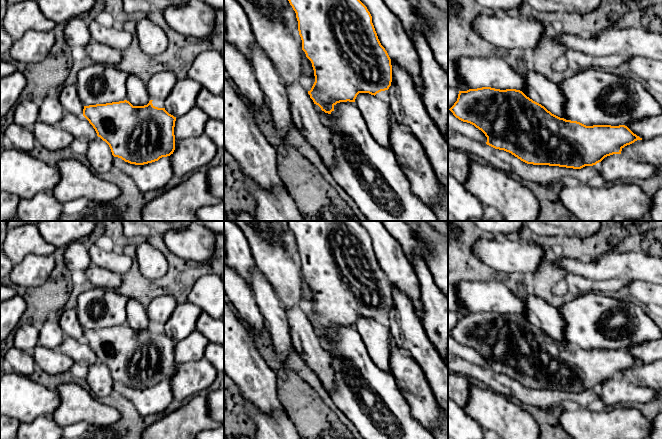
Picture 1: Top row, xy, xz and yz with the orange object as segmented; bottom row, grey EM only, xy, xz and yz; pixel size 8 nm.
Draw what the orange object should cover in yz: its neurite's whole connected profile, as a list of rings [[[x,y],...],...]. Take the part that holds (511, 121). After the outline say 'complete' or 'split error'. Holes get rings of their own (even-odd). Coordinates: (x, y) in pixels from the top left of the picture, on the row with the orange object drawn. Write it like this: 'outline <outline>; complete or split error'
outline [[[482,87],[459,91],[457,101],[449,110],[459,120],[481,130],[487,137],[487,145],[533,165],[581,169],[596,165],[607,156],[621,154],[625,146],[642,140],[625,125],[586,126],[560,118],[516,89]]]; complete

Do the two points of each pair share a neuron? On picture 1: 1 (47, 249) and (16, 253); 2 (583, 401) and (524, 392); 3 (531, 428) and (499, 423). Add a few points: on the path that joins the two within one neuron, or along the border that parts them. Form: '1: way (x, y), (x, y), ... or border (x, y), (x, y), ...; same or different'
1: way (39, 248), (24, 248); same
2: way (568, 396), (539, 396); same
3: way (523, 428), (517, 428), (512, 423), (507, 423); same

